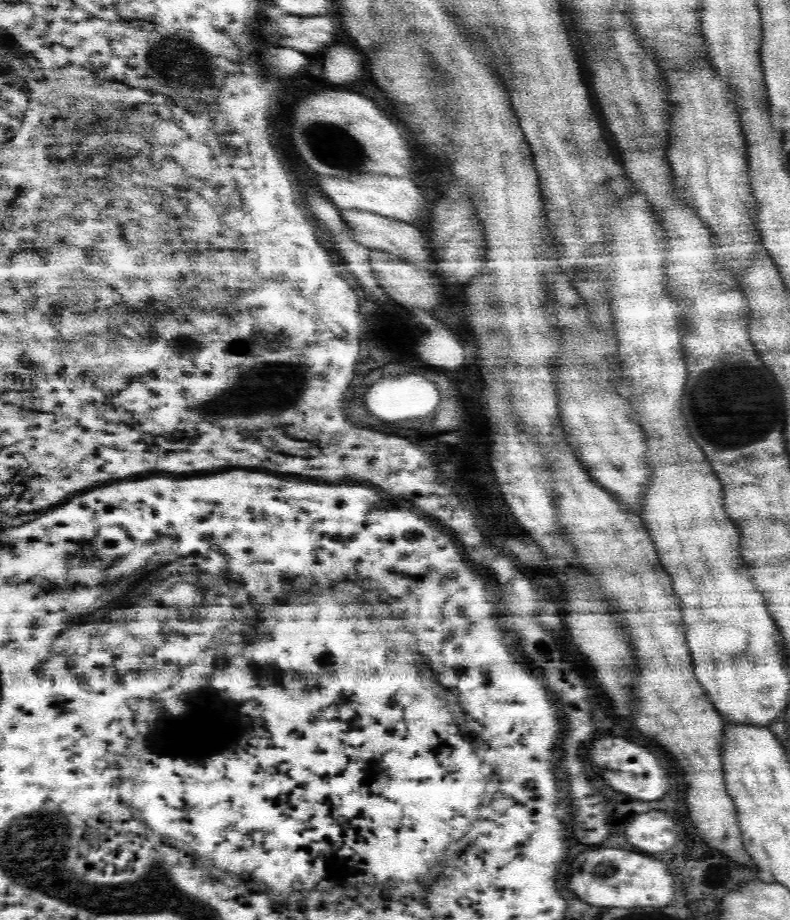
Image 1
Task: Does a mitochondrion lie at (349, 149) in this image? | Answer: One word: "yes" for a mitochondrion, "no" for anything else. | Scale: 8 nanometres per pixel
yes

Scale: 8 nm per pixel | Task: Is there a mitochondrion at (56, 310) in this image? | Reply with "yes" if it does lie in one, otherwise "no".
no

